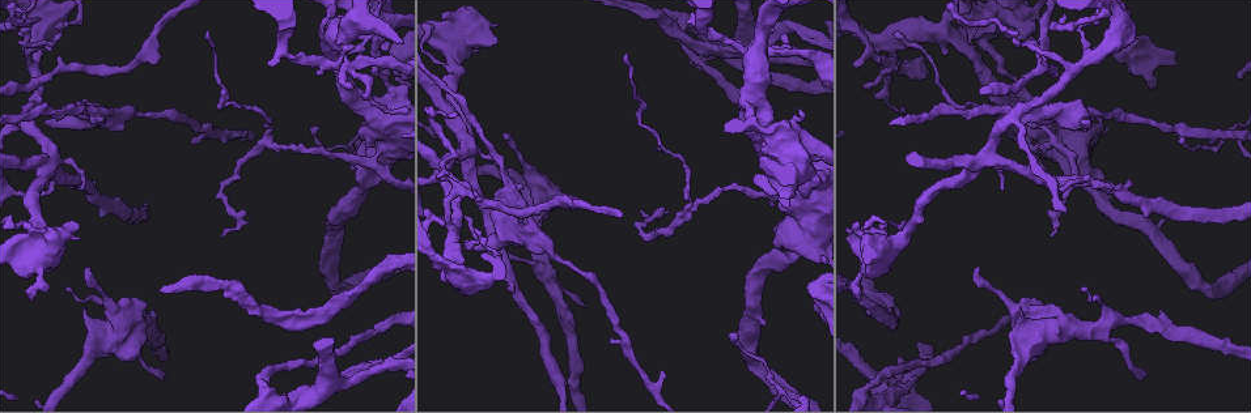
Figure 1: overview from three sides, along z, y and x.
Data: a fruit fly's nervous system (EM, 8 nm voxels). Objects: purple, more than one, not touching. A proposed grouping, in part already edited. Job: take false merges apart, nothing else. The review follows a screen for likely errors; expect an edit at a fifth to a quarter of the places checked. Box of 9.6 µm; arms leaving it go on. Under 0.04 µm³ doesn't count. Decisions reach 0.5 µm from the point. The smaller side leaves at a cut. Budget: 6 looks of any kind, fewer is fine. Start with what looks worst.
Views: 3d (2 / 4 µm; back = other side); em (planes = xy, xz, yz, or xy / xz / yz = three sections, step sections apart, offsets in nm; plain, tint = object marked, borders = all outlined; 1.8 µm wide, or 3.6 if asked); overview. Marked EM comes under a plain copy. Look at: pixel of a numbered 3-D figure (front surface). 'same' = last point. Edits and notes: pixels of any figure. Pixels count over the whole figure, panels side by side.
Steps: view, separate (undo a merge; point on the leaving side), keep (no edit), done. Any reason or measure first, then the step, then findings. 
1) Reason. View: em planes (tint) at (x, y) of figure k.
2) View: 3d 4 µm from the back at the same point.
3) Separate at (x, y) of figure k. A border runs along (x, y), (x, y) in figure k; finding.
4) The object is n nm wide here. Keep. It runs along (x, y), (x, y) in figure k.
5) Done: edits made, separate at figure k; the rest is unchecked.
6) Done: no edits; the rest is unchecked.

Looks like a crossing. View: em xz step 4 (tint) at (344, 385) of figure 1.

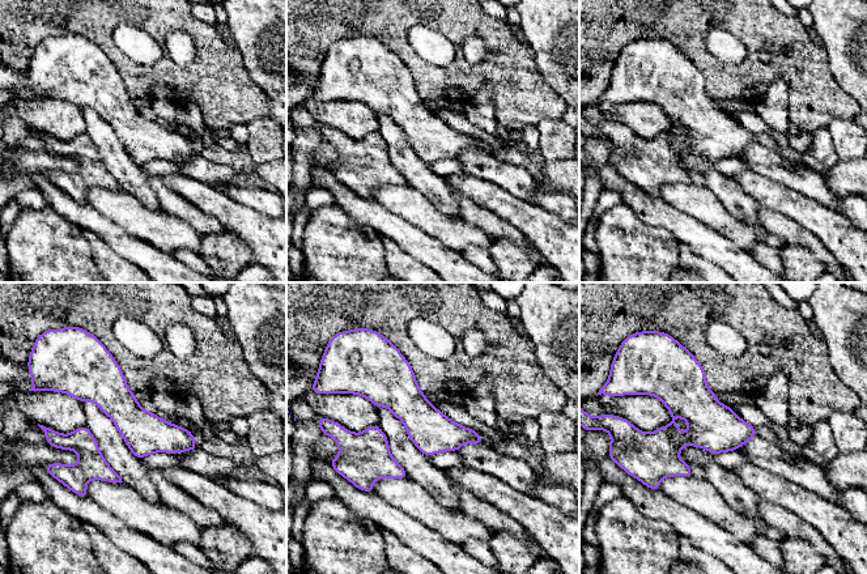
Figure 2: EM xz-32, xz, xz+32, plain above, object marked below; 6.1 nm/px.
The object is 260 nm wide here. Separate at (649, 456) of figure 2. A border runs along (664, 426), (680, 449) in figure 2; two neurons meet here.

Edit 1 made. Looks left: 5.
View: overview.

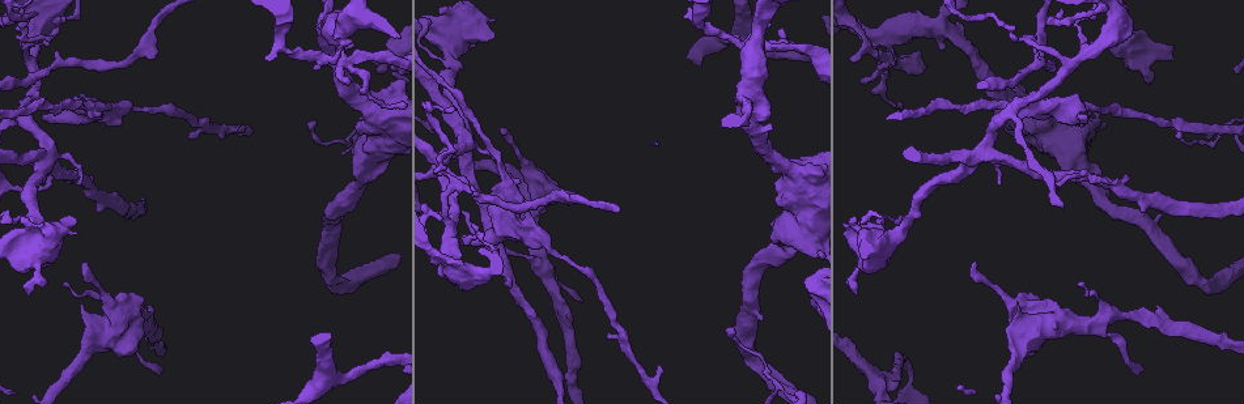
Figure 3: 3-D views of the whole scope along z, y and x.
Three-way junction. View: 3d 2 µm from the back at (984, 151) of figure 3.

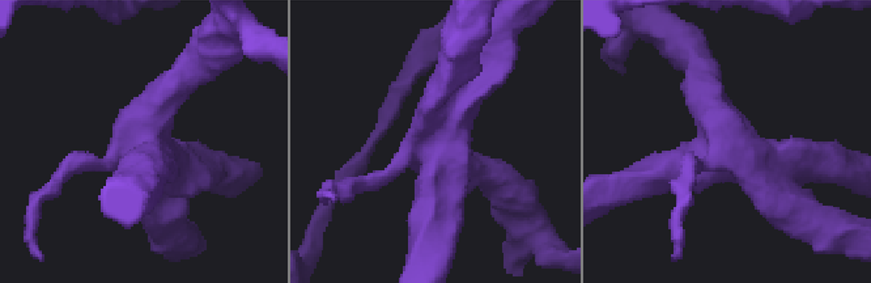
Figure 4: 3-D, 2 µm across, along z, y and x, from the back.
View: em 3.6 µm planes (tint) at (440, 145) of figure 4.

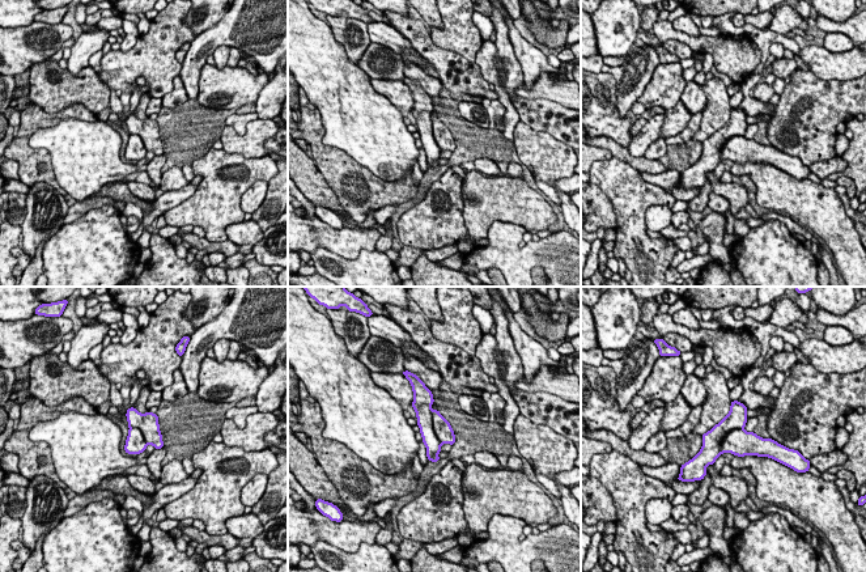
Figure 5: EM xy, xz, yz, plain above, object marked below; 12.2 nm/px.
The object is 380 nm wide here. Keep. One neuron here.

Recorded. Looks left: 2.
Sudden change in width. View: em planes (tint) at (510, 185) of figure 3.

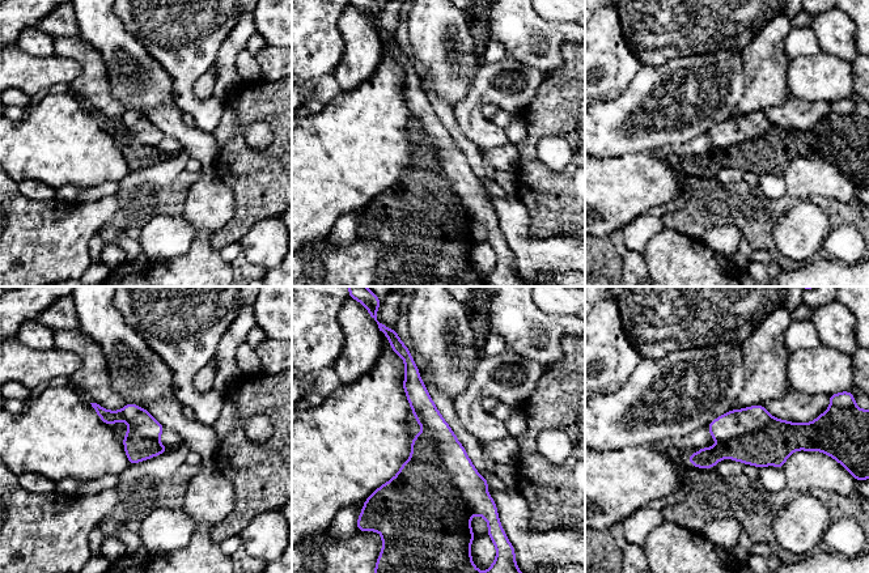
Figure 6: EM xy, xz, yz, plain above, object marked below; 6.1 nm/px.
The object is 220 nm wide here. Separate at (463, 475) of figure 6. A border runs along (422, 431), (473, 513) in figure 6; two neurons meet here.

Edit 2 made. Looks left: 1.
Done: edits made, separate at figure 2, separate at figure 6; the rest is unchecked.

